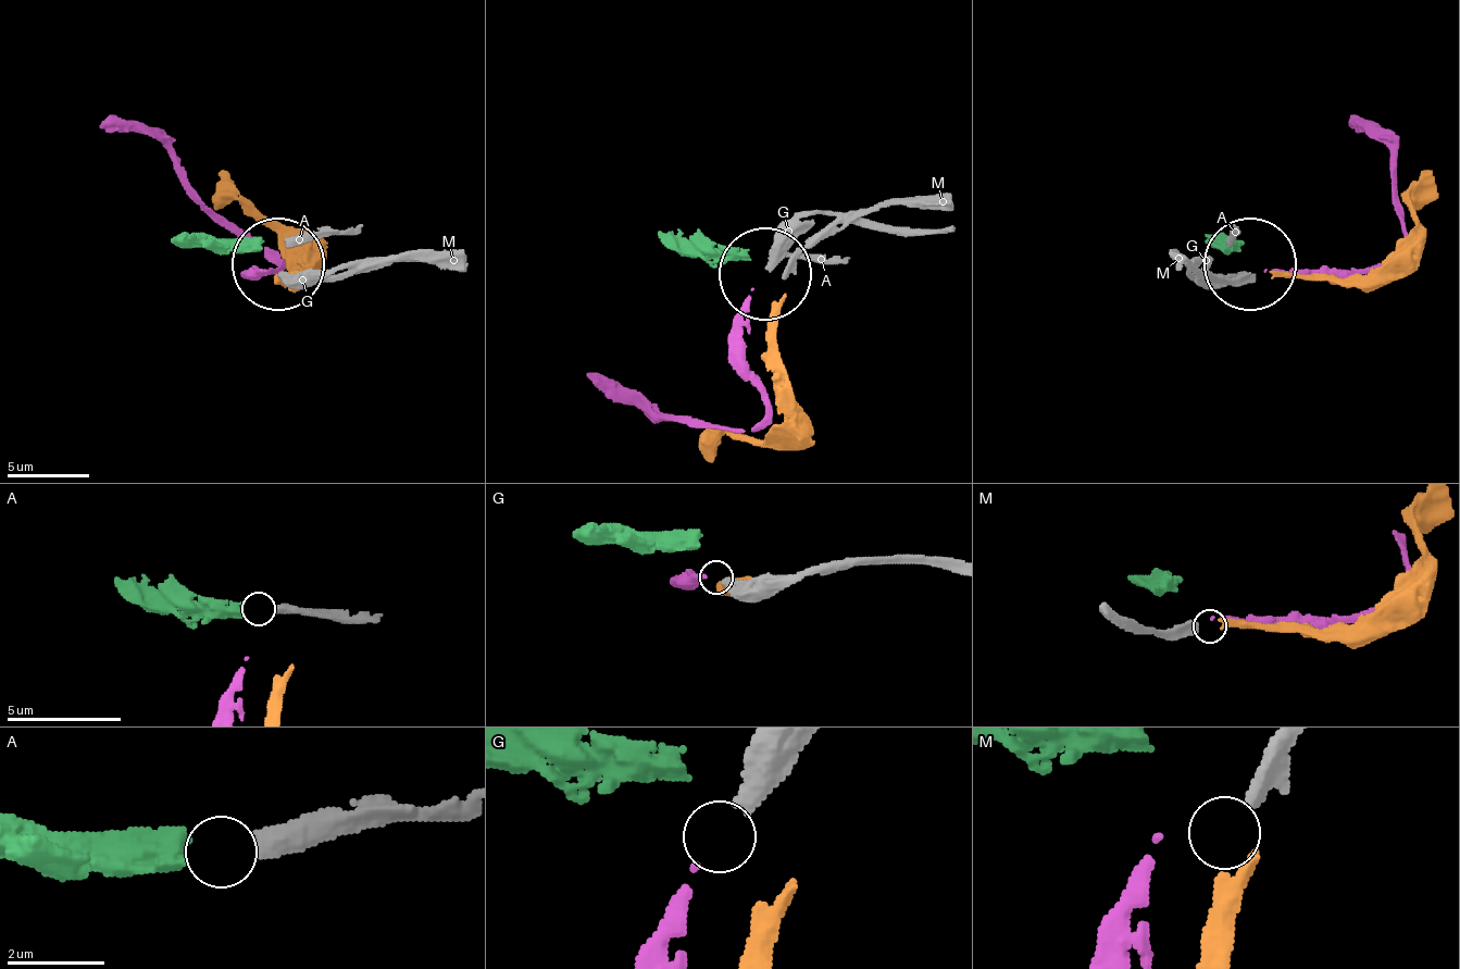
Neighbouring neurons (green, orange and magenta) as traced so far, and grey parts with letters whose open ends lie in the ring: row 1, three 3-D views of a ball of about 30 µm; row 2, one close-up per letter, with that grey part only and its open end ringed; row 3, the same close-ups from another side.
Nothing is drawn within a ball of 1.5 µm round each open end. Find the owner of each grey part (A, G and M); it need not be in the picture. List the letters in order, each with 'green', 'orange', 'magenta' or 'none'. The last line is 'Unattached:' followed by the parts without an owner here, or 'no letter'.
A: green
G: magenta
M: none
Unattached: M

